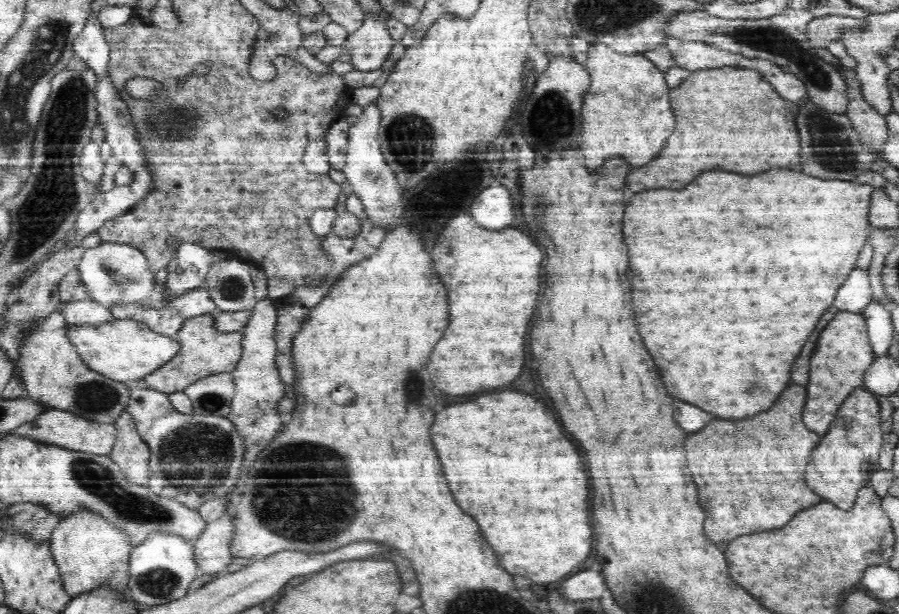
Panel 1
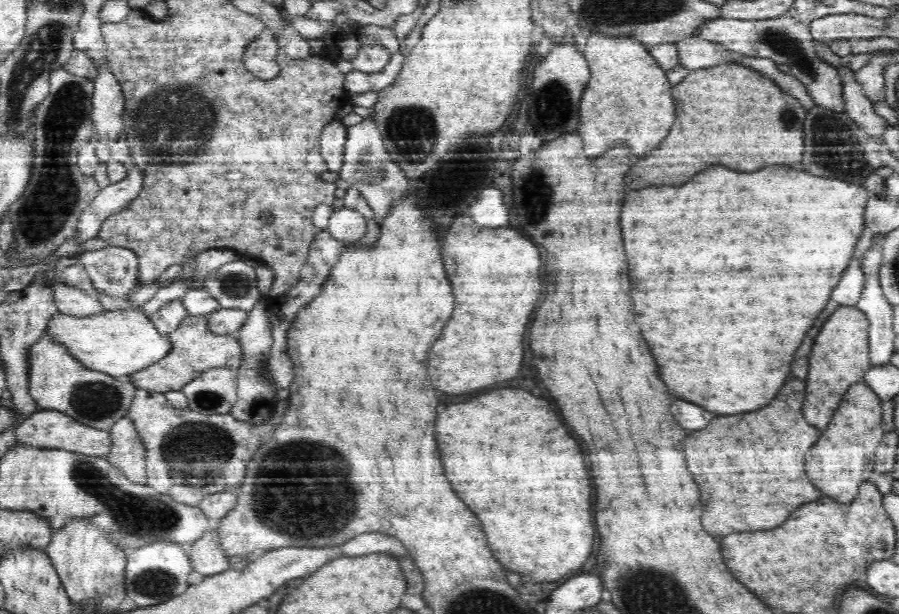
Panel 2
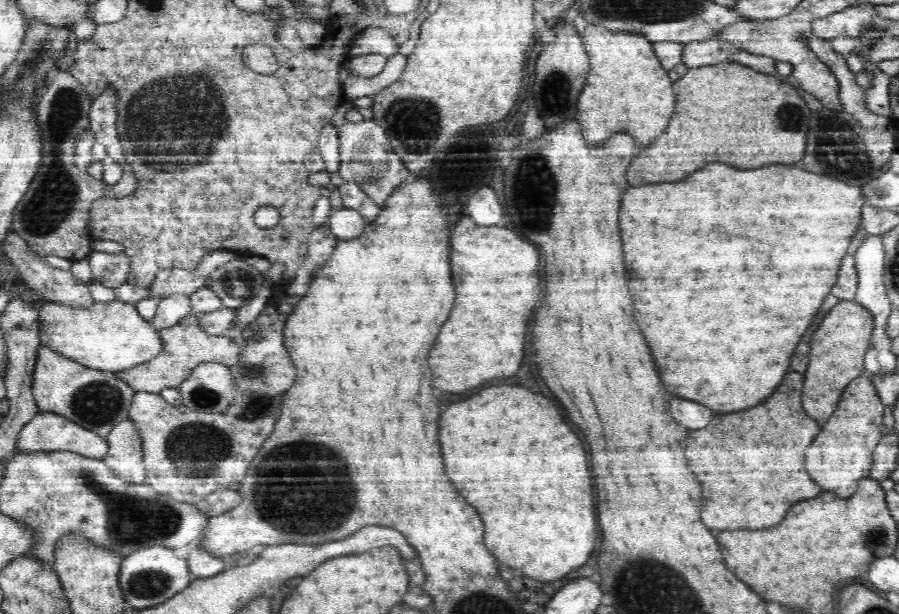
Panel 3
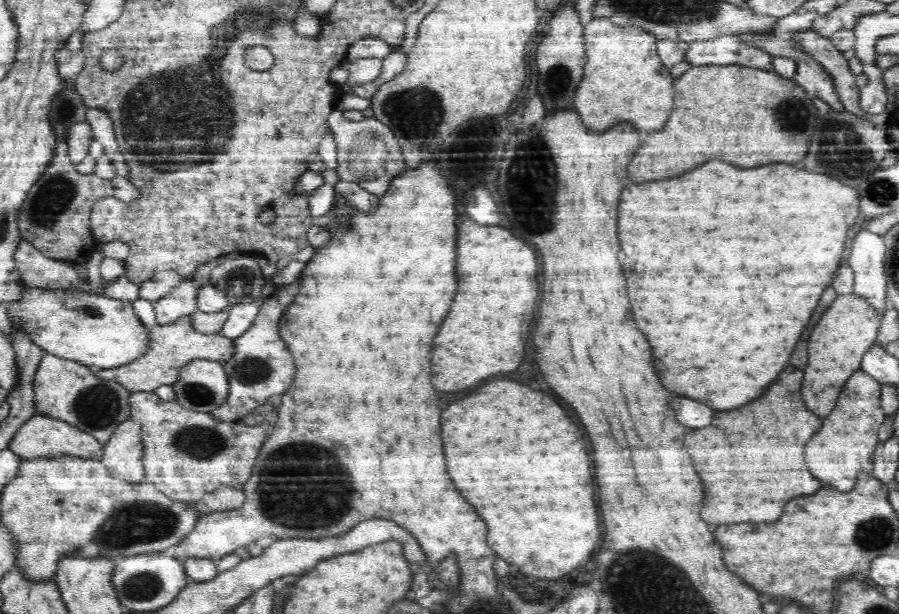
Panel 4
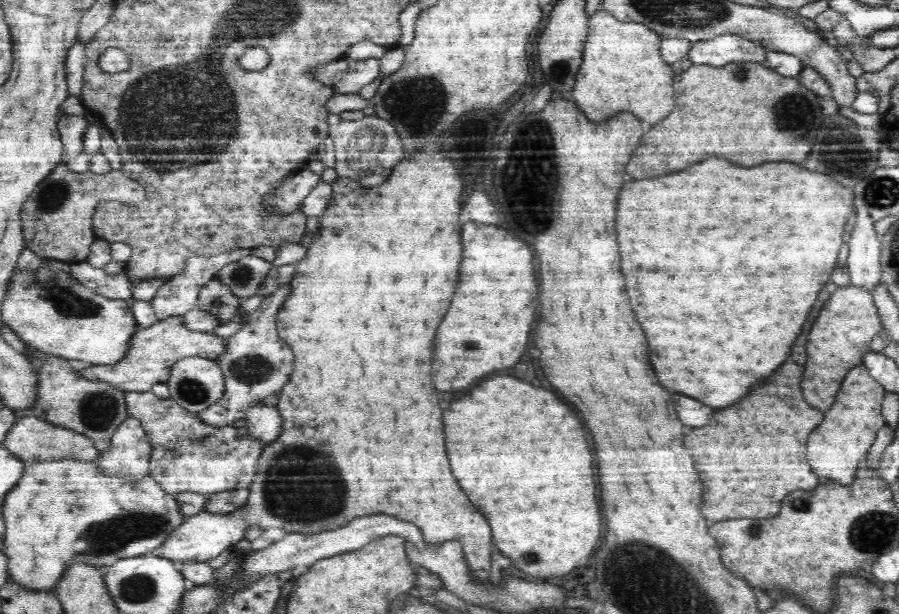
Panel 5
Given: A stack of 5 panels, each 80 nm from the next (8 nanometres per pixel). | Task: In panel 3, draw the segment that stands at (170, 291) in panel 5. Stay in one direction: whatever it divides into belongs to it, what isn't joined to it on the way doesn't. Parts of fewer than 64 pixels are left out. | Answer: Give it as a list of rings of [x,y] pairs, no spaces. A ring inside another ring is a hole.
[[[174,293],[160,299],[152,325],[157,331],[178,324],[182,318],[194,314],[191,309],[191,297],[187,293]]]

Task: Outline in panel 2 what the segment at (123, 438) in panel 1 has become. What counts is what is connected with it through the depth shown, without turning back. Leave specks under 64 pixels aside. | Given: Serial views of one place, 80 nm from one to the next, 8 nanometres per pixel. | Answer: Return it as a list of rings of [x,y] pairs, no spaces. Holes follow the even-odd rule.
[[[126,416],[115,422],[109,431],[109,438],[112,446],[106,457],[107,462],[132,483],[147,485],[146,449],[133,420]]]

